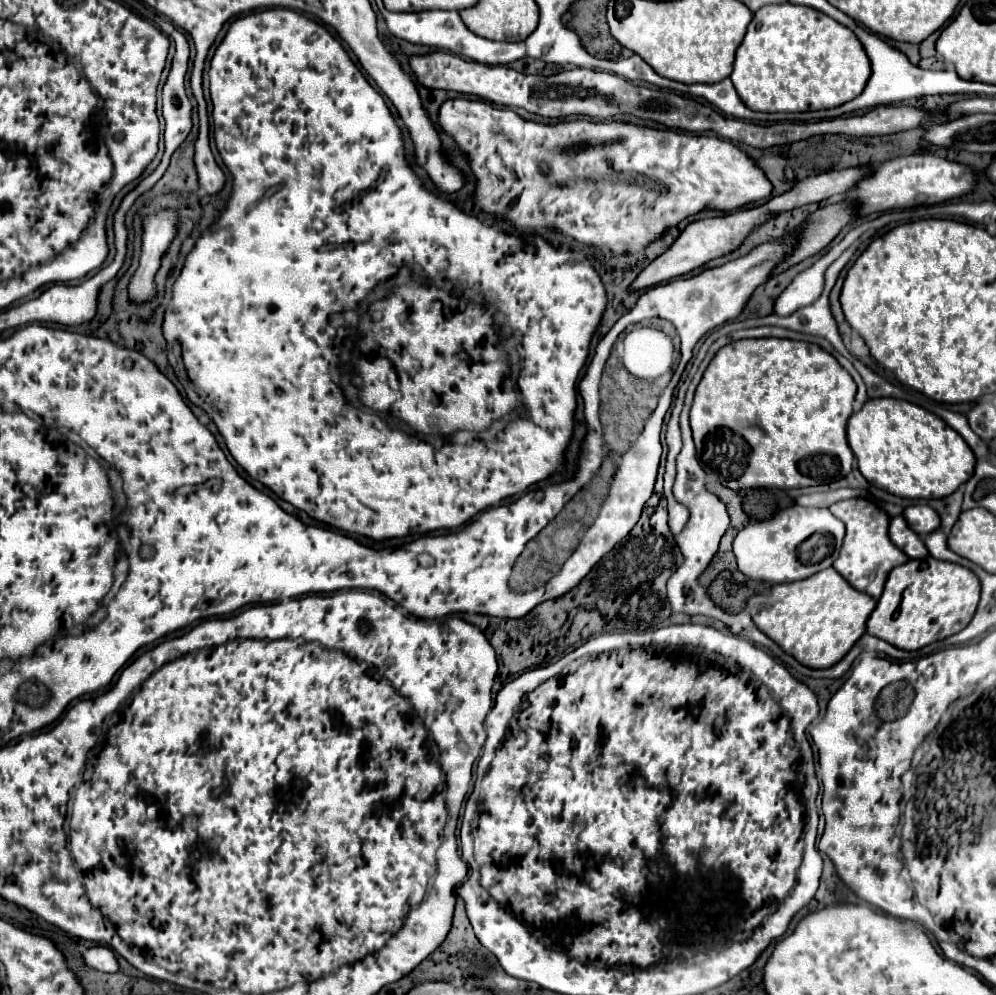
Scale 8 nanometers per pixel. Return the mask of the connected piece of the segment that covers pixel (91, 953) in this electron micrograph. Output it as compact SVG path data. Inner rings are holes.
M102 945L86 949L82 953L82 961L84 961L84 965L98 969L98 971L104 971L104 973L116 973L118 971L118 963L116 963L114 953Z

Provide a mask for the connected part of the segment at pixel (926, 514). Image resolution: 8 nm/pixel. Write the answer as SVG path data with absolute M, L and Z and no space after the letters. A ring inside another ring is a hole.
M912 505L904 511L904 517L918 535L928 535L940 527L938 513L928 505Z

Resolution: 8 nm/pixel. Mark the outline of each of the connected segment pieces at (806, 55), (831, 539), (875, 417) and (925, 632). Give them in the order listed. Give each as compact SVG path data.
M792 3L766 5L748 25L730 79L742 103L752 111L832 109L862 93L870 79L870 59L858 37L832 17Z
M792 505L776 517L744 527L734 539L738 571L766 583L790 583L832 567L844 539L844 523L830 509Z
M868 399L866 405L856 411L848 421L850 449L858 459L858 469L864 479L876 487L890 491L892 495L906 499L942 499L954 493L962 483L974 475L976 457L966 441L952 431L934 413L900 399Z
M934 557L910 559L888 575L884 593L868 619L866 633L898 649L916 651L962 631L972 621L978 601L980 581L970 569Z

